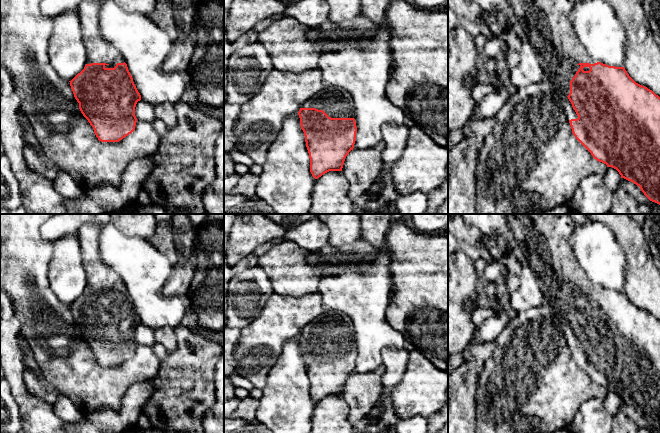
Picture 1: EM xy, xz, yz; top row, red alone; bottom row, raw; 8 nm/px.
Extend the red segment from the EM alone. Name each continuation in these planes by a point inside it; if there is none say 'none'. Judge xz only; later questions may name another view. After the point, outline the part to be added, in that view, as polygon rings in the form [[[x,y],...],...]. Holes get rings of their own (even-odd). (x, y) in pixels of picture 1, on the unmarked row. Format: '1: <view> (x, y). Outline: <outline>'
1: xz (336, 326). Outline: [[[327,310],[306,324],[301,332],[323,334],[331,342],[354,342],[353,322],[340,311]]]

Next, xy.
1: xy (98, 275). Outline: [[[85,223],[78,231],[81,258],[87,275],[86,288],[105,287],[105,292],[114,292],[117,287],[124,287],[125,284],[101,259],[99,237],[102,228],[99,224]]]

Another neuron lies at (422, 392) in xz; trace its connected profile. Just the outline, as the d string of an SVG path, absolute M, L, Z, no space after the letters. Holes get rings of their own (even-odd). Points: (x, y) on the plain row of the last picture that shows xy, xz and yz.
M416 349L409 351L409 360L402 381L386 391L392 407L399 419L415 416L428 418L440 411L447 403L448 372L437 368L426 356Z

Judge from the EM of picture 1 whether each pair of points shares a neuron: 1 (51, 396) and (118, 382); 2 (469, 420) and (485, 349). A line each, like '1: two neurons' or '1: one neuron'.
1: two neurons
2: one neuron

